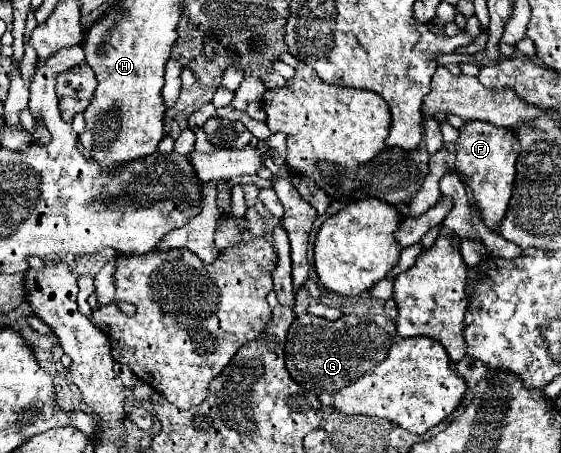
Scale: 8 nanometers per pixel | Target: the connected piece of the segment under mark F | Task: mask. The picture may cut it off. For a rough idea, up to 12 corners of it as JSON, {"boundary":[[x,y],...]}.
{"boundary":[[468,121],[456,141],[490,231],[508,211],[520,141],[506,127]]}

